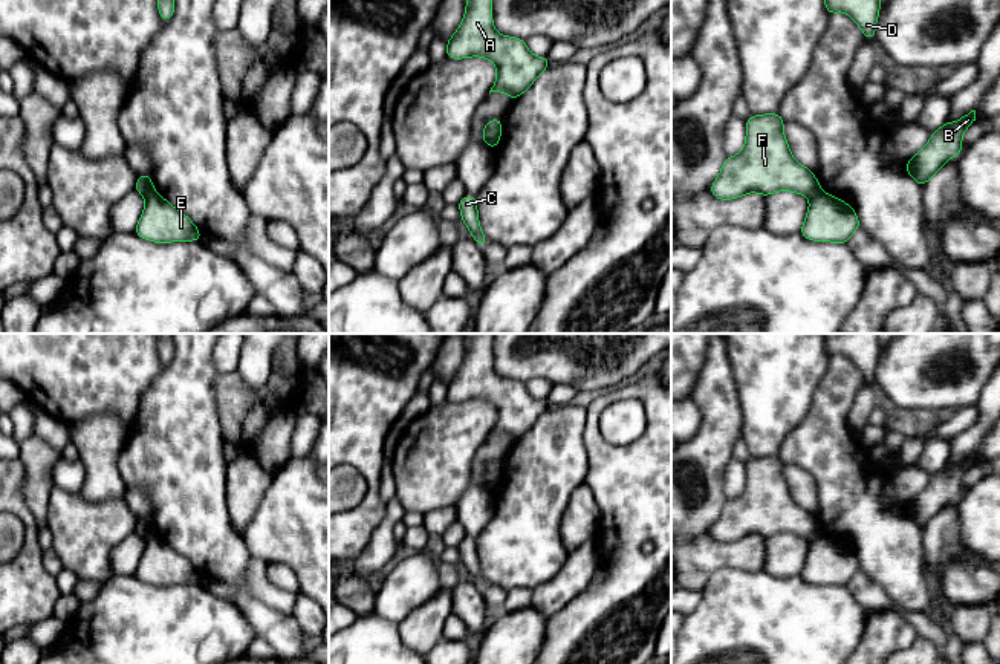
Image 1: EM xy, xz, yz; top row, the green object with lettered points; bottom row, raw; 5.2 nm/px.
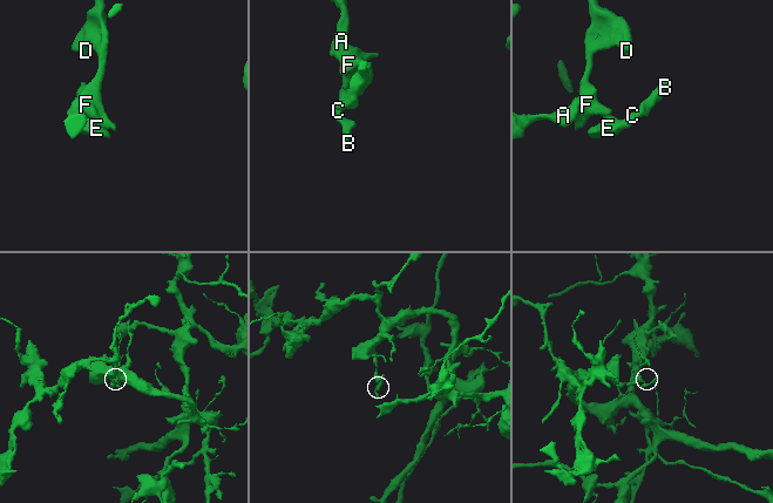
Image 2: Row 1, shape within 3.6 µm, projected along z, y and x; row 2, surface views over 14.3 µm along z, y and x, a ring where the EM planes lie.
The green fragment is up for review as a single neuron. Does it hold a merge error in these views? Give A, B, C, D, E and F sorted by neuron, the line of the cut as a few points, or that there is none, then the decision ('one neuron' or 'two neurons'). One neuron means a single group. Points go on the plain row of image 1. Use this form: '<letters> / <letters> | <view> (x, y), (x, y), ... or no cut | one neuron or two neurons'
A D F / B C E | yz (821, 533), (811, 542) | two neurons

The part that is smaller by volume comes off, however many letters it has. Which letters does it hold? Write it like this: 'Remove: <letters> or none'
Remove: B, C, E

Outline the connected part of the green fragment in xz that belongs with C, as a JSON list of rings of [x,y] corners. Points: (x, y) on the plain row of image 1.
[[[466,537],[459,546],[457,546],[462,563],[468,569],[472,581],[482,589],[488,586],[488,580],[482,575],[480,566],[479,566],[479,555],[477,555],[477,542]]]

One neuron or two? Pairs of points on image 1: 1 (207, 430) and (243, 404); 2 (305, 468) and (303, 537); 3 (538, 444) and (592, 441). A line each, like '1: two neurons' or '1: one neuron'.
1: two neurons
2: one neuron
3: two neurons

